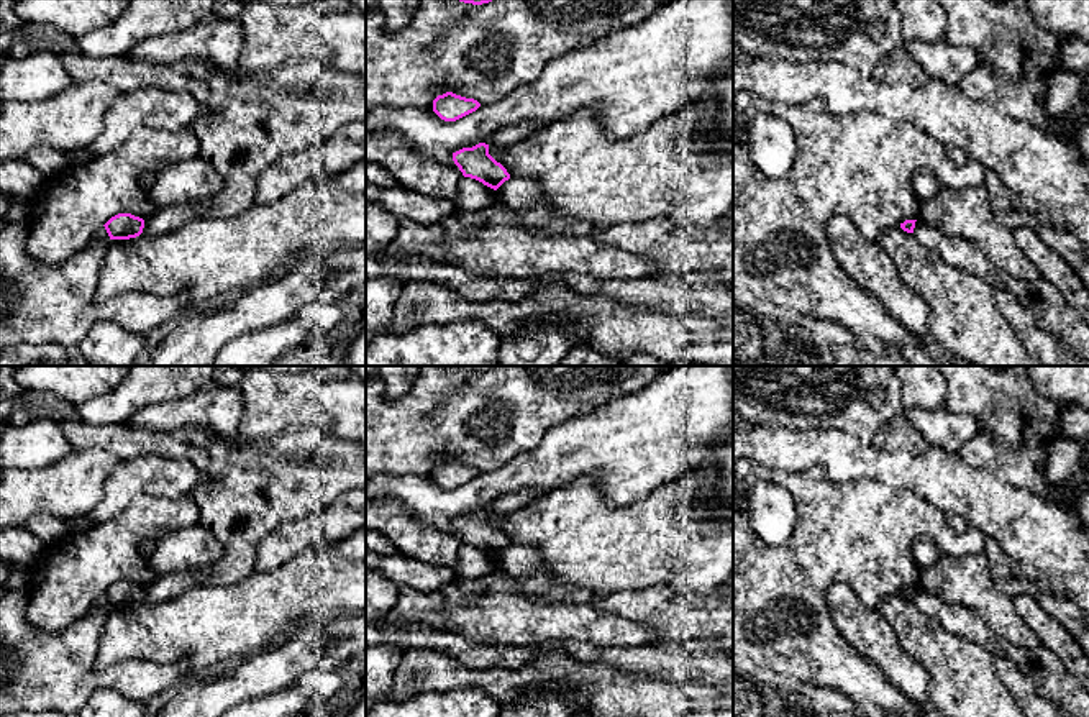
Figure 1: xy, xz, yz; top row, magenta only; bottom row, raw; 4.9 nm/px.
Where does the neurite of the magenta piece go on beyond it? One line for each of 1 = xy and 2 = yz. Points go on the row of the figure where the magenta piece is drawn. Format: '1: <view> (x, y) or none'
1: none
2: none

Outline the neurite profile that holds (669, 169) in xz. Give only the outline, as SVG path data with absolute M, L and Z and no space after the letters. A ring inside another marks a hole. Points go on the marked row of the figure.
M695 100L640 133L617 138L602 126L599 110L586 107L513 146L497 148L492 143L489 154L507 169L510 177L535 180L543 189L551 208L564 218L584 220L595 228L661 217L669 218L676 230L709 226L733 212L733 149L718 149L710 144L710 138L704 131L710 113L710 100Z

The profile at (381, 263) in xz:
M387 246L366 253L366 277L390 277L400 282L431 281L454 289L462 299L472 302L507 300L517 302L536 290L536 281L476 277L467 271L412 254L390 254Z

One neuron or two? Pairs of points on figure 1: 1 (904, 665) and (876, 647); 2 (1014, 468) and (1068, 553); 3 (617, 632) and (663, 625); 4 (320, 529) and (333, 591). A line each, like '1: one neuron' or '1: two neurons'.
1: one neuron
2: two neurons
3: two neurons
4: two neurons

